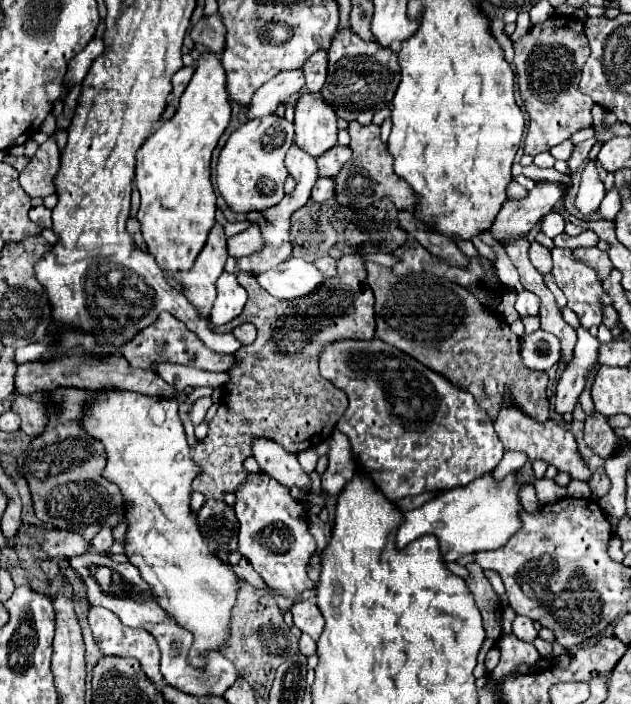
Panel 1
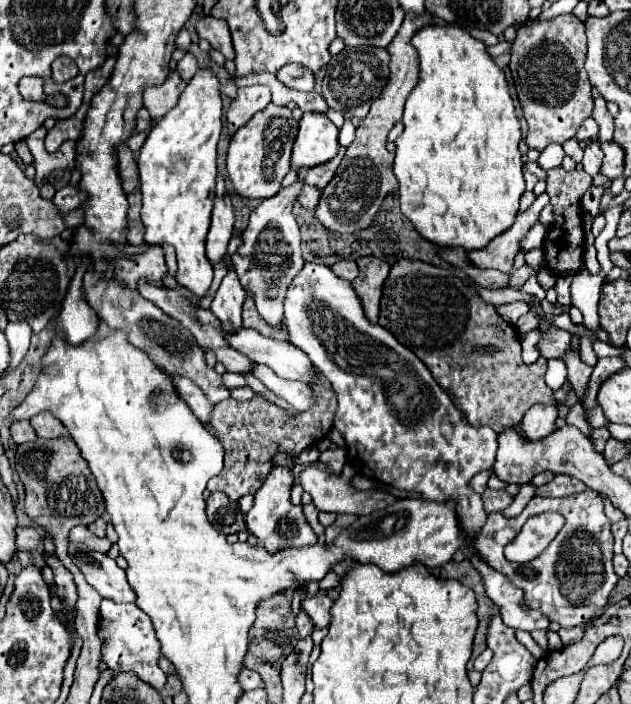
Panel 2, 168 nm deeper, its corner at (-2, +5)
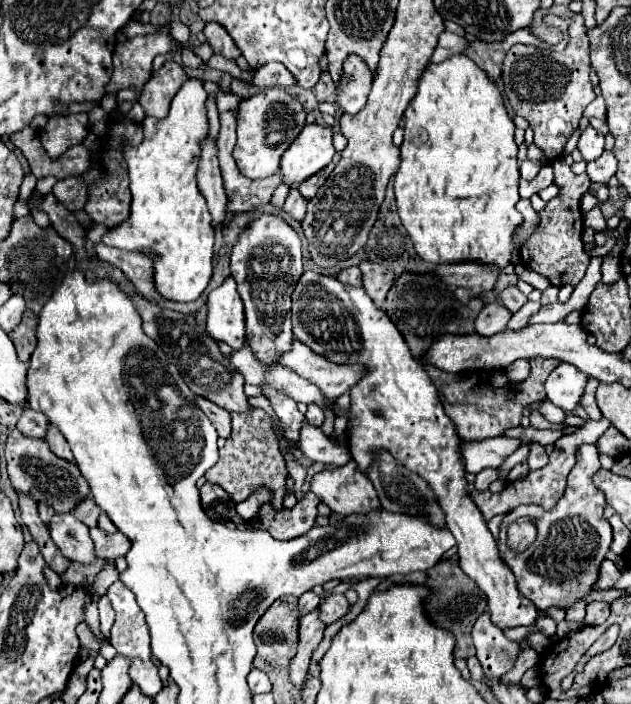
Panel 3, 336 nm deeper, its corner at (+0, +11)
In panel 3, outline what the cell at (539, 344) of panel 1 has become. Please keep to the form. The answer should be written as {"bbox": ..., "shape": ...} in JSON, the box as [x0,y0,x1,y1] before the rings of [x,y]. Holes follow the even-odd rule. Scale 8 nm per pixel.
{"bbox":[546,364,588,412],"shape":[[[558,364],[546,380],[548,400],[566,412],[572,412],[582,396],[586,378],[588,376],[578,368],[572,368],[572,364]]]}

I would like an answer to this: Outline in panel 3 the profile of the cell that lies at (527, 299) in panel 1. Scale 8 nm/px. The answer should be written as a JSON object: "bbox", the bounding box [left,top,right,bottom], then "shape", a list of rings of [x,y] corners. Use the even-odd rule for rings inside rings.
{"bbox":[476,302,512,336],"shape":[[[498,302],[486,304],[476,318],[476,332],[482,336],[498,334],[498,332],[506,330],[510,318],[512,318],[512,312],[506,306],[502,306]]]}

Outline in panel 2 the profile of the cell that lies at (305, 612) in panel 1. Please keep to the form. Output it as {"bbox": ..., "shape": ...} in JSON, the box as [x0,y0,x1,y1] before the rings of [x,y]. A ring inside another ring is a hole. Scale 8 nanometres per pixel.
{"bbox":[302,594,334,628],"shape":[[[314,594],[302,602],[302,608],[312,618],[316,628],[328,628],[332,604],[334,604],[334,598],[330,598],[328,594]]]}

